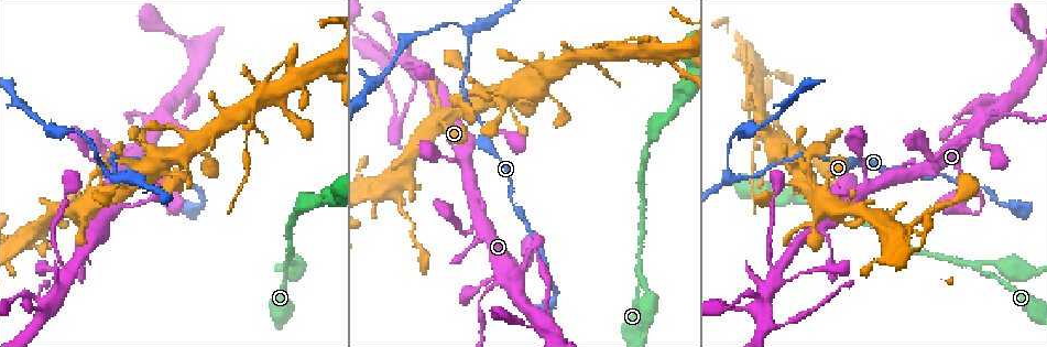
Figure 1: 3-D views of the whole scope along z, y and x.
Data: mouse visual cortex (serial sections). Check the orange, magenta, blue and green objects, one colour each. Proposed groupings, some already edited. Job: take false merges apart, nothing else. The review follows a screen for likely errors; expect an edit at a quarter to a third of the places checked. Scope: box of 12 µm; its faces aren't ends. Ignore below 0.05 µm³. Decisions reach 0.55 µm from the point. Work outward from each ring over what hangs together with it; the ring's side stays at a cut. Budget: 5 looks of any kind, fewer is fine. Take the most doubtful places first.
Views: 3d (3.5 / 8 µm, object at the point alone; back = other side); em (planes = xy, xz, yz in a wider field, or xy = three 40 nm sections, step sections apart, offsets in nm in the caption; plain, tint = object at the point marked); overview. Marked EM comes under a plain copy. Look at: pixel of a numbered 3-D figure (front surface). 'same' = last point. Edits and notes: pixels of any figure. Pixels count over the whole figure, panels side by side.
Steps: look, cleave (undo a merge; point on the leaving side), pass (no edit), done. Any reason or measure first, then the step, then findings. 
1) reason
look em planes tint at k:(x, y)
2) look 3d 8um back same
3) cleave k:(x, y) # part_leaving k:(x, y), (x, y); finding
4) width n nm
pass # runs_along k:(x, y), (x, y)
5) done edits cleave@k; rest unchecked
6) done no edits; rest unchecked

look 3d 3.5um at 1:(285, 267)

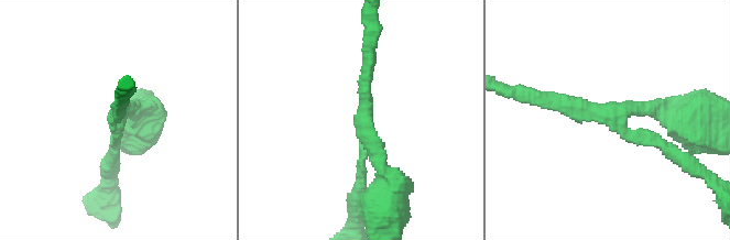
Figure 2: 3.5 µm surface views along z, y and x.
pass # runs_along 2:(677, 154), (630, 134), (610, 110), (551, 100); all the same cell

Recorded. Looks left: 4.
three-way junction
look 3d 8um at 1:(733, 177)

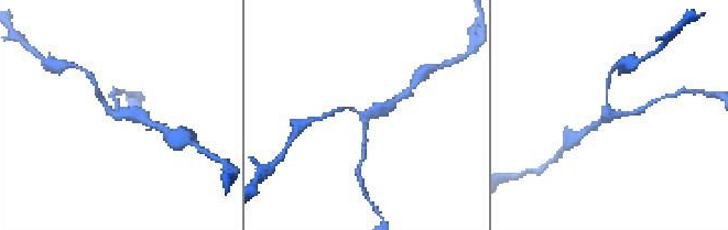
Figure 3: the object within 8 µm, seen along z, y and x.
arms 3; arm_widths 150, 150, 350 nm; shape alone is not enough
look em xy step 3 tint at 3:(612, 117)

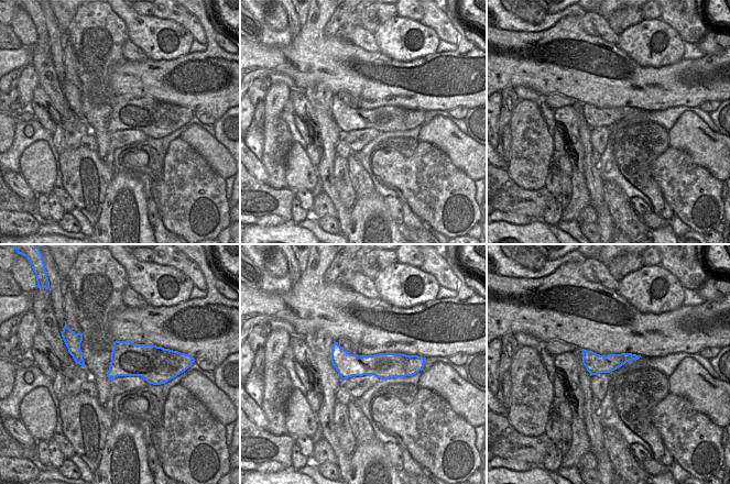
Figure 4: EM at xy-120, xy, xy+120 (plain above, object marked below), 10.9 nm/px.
pass # runs_along 4:(334, 349), (349, 364), (411, 361); one cell here

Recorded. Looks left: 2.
done no edits; rest unchecked

